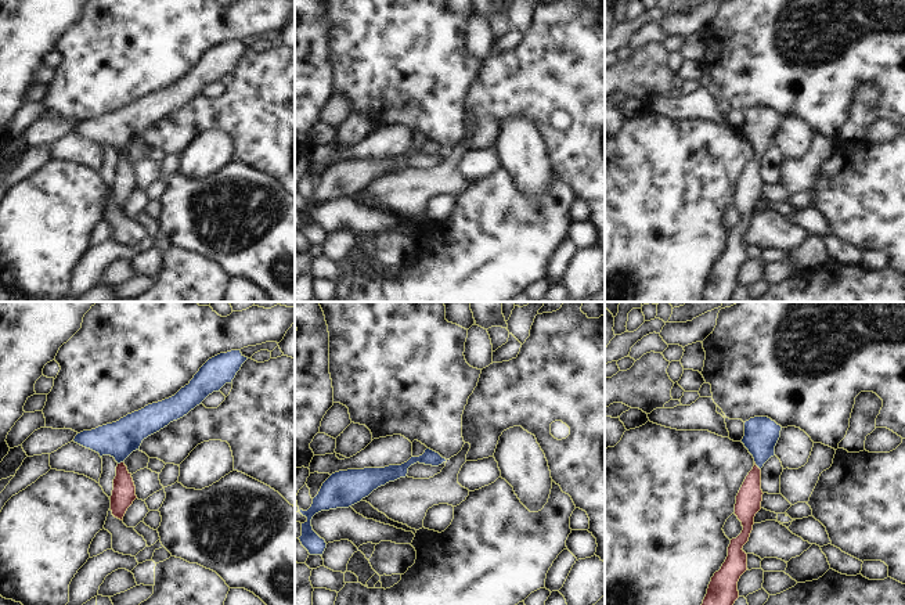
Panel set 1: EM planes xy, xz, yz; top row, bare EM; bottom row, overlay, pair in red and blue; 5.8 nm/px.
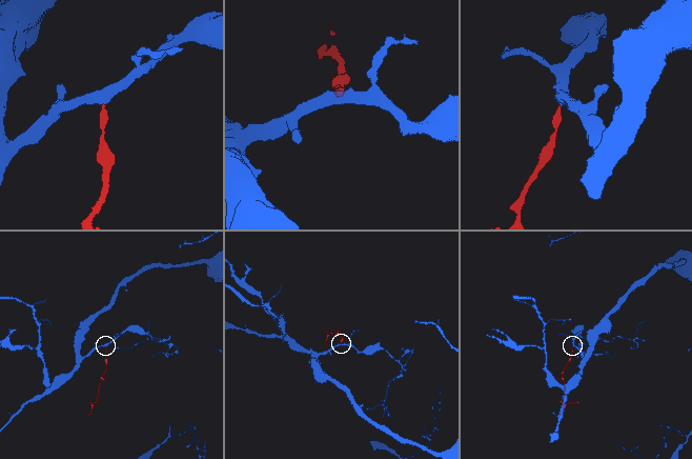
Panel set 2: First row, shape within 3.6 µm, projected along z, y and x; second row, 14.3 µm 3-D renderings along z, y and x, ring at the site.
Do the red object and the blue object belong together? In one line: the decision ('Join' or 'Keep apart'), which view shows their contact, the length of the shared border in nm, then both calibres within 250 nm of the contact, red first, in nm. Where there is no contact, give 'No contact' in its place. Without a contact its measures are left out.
Join. Touches red in yz. Shared border 70 nm. Thickness 150 nm (red) against 200 nm.

